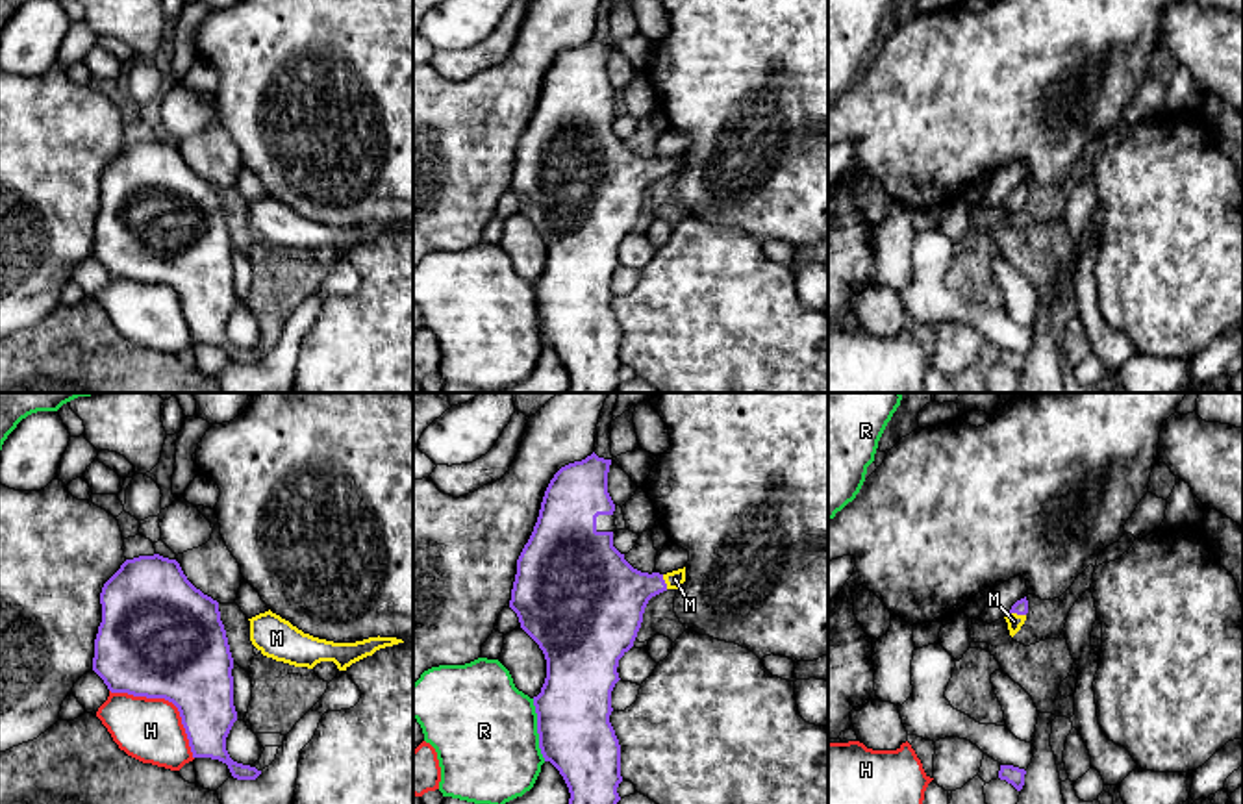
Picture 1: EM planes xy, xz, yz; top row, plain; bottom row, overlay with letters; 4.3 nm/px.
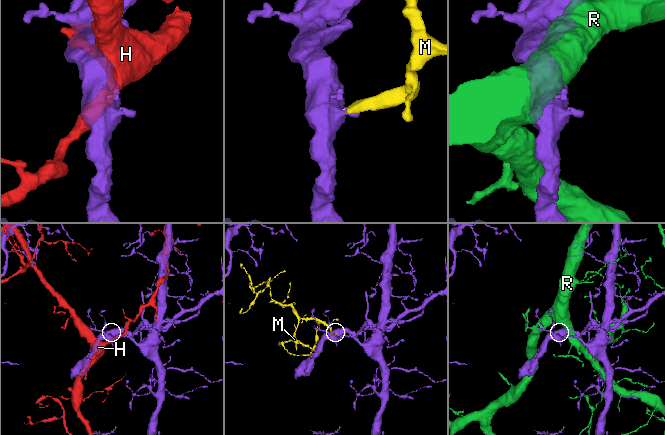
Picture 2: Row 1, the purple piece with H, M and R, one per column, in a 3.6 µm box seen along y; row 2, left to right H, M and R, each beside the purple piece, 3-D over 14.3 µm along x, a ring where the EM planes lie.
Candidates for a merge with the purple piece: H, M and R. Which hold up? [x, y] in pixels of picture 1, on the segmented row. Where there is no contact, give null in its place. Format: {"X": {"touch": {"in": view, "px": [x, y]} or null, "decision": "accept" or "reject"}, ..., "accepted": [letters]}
{"H": {"touch": {"in": "xy", "px": [169, 701]}, "decision": "reject"}, "M": {"touch": {"in": "yz", "px": [1017, 614]}, "decision": "accept"}, "R": {"touch": {"in": "xz", "px": [538, 730]}, "decision": "reject"}, "accepted": ["M"]}

